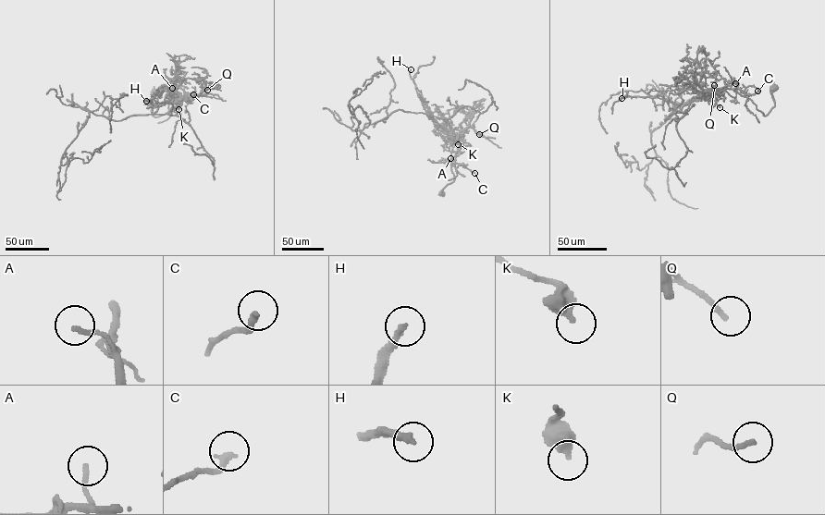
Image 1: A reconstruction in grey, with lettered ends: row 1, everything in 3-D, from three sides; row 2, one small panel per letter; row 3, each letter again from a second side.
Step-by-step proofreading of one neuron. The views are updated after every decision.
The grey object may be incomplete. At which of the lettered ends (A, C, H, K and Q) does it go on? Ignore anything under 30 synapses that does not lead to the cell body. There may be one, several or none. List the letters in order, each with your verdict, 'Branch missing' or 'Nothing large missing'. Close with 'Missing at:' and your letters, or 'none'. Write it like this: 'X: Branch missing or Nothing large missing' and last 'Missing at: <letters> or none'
A: Nothing large missing
C: Nothing large missing
H: Branch missing
K: Nothing large missing
Q: Nothing large missing
Missing at: H

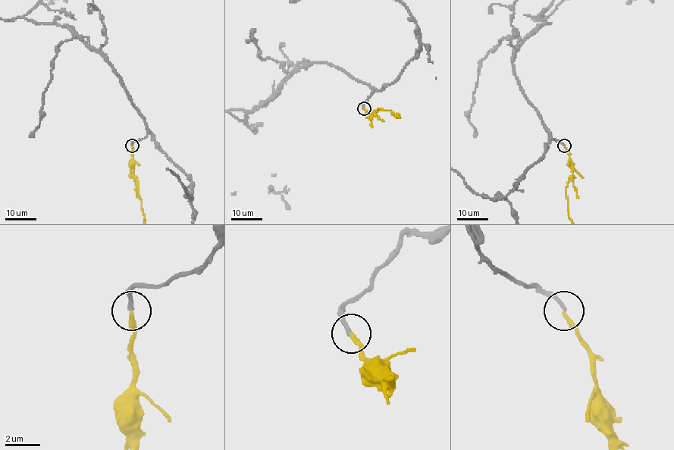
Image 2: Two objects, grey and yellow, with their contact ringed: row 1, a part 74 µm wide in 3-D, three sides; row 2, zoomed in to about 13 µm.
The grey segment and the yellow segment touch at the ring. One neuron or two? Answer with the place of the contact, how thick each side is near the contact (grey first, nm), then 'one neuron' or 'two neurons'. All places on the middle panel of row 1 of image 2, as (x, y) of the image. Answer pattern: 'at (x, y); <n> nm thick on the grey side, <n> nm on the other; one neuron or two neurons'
at (364, 108); 220 nm thick on the grey side, 240 nm on the other; one neuron

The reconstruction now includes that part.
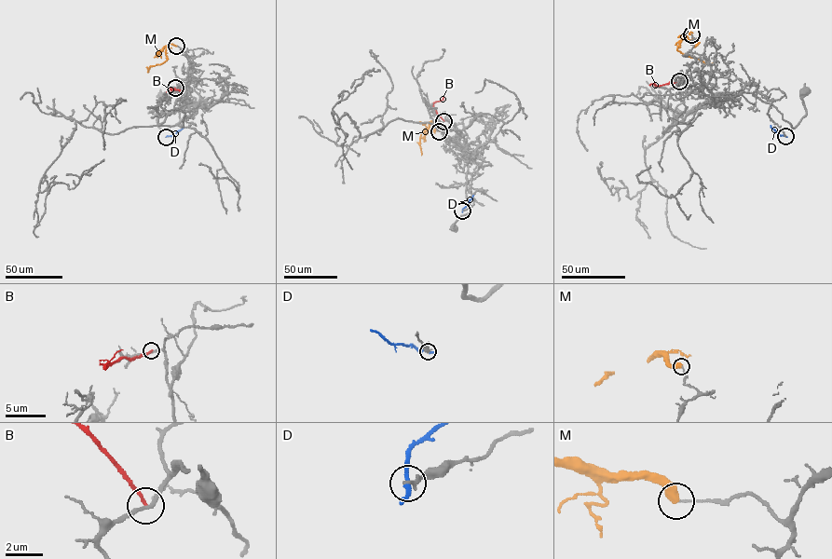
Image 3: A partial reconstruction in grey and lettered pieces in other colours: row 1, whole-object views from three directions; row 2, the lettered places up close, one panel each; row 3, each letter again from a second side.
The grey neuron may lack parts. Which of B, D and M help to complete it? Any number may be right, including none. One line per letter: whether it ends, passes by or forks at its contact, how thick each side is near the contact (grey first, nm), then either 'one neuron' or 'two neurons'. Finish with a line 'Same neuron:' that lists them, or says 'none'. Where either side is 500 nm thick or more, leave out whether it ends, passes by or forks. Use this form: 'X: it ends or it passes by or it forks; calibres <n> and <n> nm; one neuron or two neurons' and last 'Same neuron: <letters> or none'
B: it ends; calibres 200 and 170 nm; two neurons
D: it passes by; calibres 240 and 200 nm; two neurons
M: calibres 120 and 500 nm; two neurons
Same neuron: none

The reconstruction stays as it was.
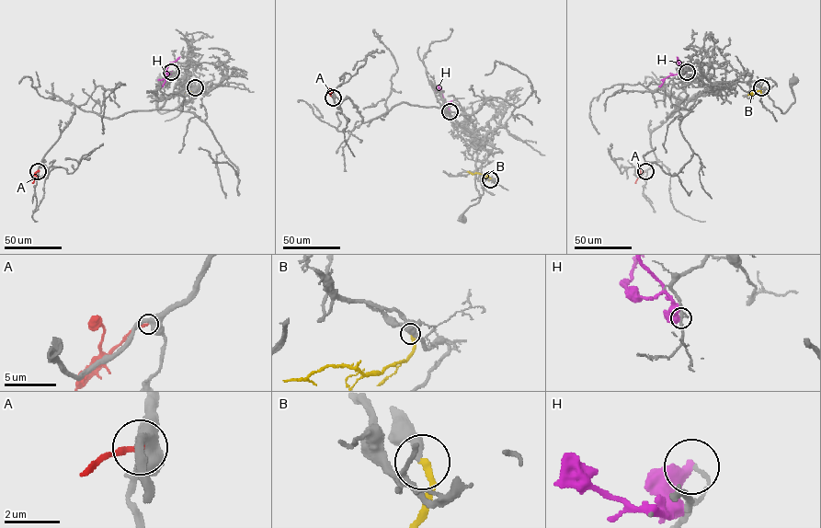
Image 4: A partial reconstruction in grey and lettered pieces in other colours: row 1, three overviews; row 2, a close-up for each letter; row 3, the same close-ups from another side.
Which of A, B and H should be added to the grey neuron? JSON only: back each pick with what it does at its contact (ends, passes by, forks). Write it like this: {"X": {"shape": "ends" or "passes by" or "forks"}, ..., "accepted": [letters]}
{"B": {"shape": "ends"}, "accepted": ["B"]}

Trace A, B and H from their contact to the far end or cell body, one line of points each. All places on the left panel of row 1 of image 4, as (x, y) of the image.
A: (38, 171), (32, 183)
B: (195, 87), (190, 92), (172, 95)
H: (171, 72), (162, 86)

